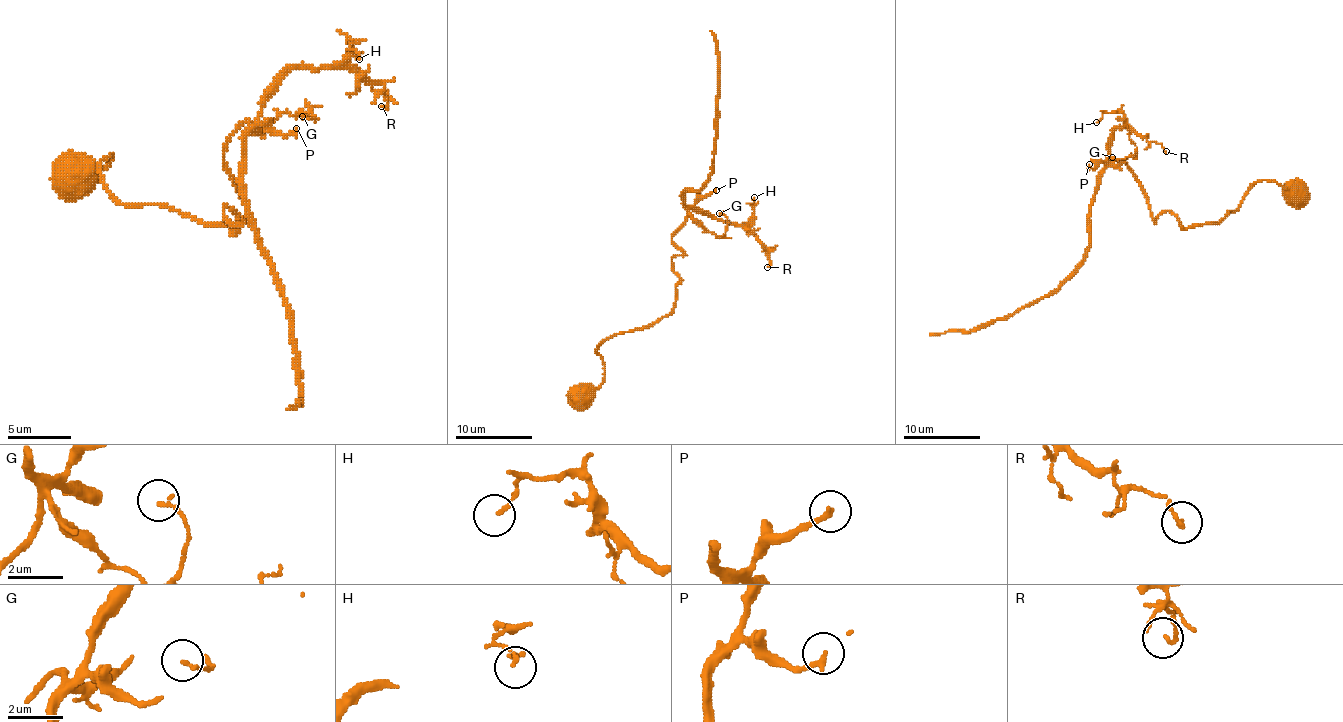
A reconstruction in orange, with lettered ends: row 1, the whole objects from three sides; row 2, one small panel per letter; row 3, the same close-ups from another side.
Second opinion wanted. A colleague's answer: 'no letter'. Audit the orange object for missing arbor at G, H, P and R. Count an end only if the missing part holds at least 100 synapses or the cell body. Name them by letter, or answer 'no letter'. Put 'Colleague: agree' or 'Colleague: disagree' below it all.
no letter
Colleague: agree

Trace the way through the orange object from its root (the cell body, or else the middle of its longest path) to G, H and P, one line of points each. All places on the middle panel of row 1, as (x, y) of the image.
G: (578, 395), (602, 382), (601, 343), (672, 311), (685, 217), (721, 236), (719, 213)
H: (578, 395), (602, 382), (601, 343), (672, 311), (687, 213), (748, 224), (754, 197)
P: (578, 395), (602, 382), (601, 343), (672, 311), (681, 280), (672, 259), (685, 251), (672, 236), (716, 190)

